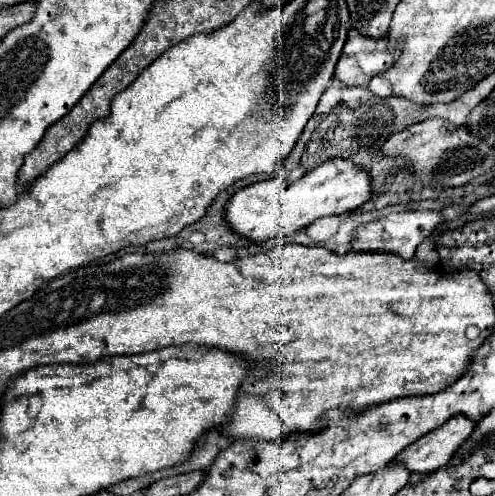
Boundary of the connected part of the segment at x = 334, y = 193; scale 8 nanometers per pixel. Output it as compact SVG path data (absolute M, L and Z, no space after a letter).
M329 160L295 182L269 178L237 190L225 206L225 224L249 242L265 242L277 236L289 236L305 230L323 216L345 214L369 200L369 176L347 160Z

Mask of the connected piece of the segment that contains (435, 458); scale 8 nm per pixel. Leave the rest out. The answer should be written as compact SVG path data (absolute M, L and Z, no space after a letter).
M453 416L427 436L421 436L415 444L407 446L395 460L405 464L411 472L433 472L449 462L455 450L469 438L475 426L465 416Z

